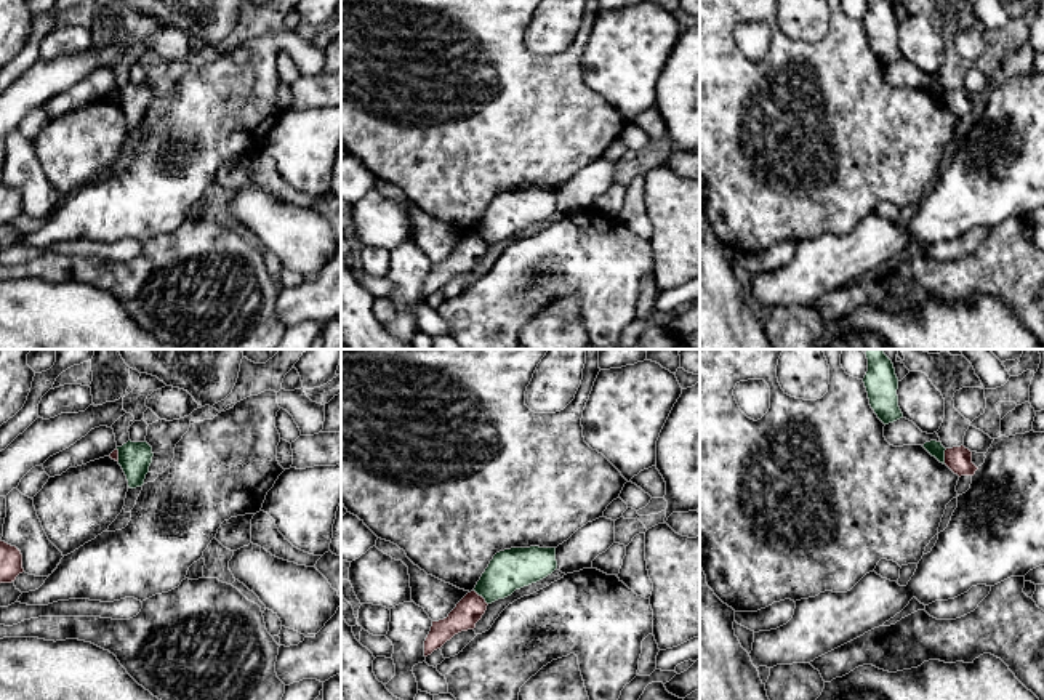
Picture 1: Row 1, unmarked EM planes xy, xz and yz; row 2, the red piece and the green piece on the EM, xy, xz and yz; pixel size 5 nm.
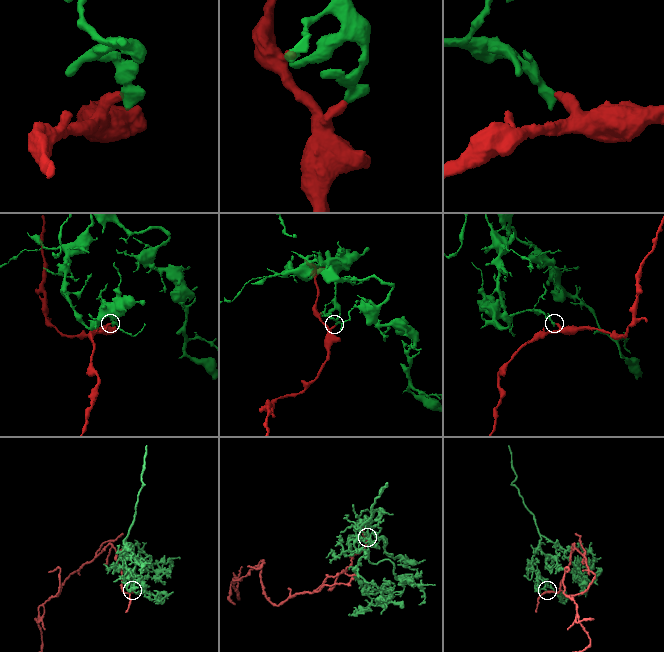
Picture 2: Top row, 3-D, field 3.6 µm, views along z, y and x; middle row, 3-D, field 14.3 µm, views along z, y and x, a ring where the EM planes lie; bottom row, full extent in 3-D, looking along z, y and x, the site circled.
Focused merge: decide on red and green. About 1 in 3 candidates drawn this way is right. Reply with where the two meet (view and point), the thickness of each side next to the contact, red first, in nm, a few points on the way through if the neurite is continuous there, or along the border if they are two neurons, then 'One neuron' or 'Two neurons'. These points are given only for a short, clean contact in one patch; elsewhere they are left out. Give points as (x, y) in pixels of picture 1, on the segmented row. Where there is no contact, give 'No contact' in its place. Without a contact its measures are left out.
Touches red at xz (482, 598). Thickness 140 nm (red) against 200 nm. Boundary: xz (474, 590), (487, 604). Two neurons

